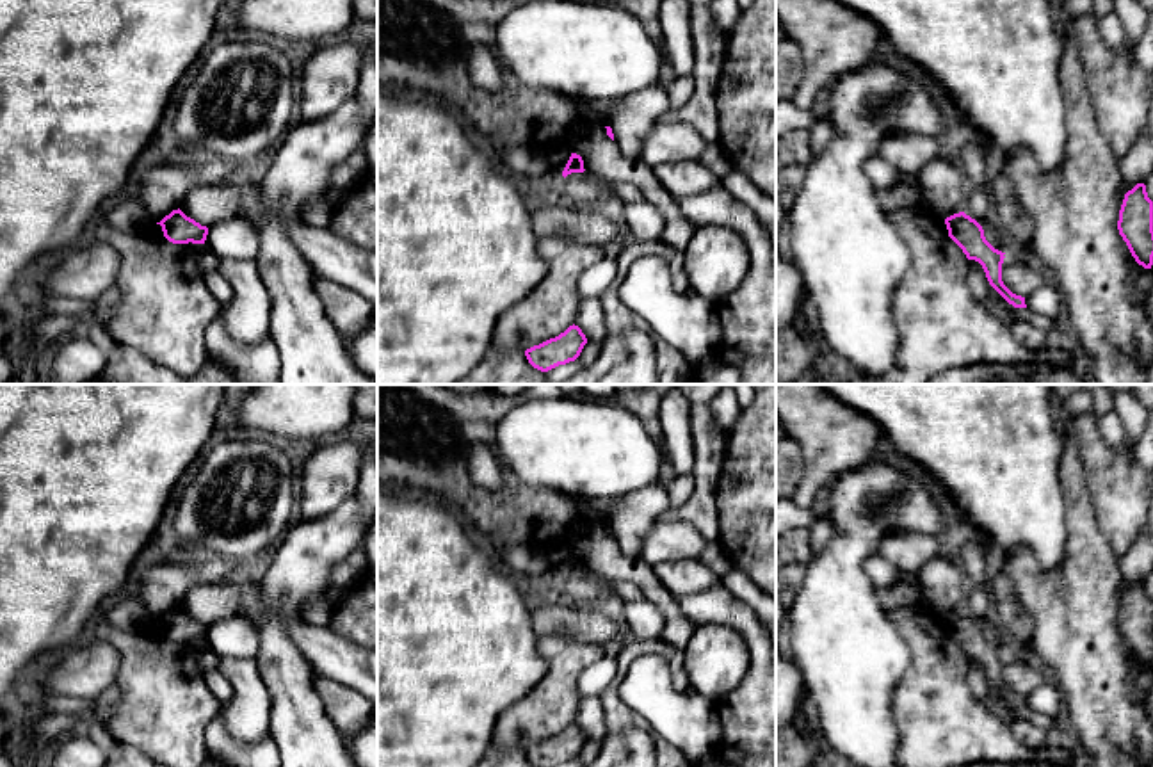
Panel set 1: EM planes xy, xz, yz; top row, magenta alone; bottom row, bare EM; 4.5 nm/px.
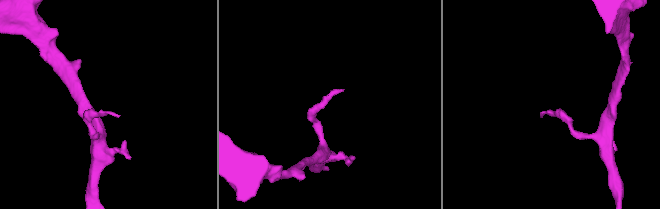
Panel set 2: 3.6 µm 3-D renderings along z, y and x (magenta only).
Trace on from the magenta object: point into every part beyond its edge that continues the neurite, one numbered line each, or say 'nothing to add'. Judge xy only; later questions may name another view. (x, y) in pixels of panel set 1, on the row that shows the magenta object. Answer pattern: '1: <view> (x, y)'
nothing to add

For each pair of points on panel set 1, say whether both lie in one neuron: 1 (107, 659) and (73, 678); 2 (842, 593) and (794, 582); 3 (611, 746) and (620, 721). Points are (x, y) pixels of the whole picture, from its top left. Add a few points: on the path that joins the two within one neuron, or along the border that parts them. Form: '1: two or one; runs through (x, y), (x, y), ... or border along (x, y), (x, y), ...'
1: one; runs through (98, 664), (82, 675)
2: two; border along (806, 566), (803, 584), (794, 600)
3: one; runs through (611, 741), (616, 726)

